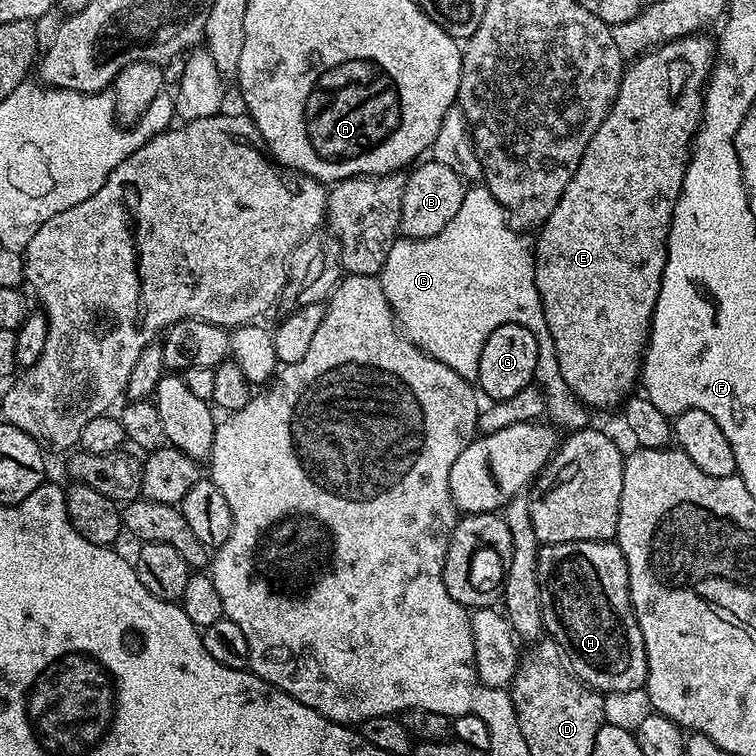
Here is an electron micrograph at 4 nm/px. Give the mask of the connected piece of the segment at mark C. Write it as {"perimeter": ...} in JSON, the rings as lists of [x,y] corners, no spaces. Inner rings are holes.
{"perimeter":[[[472,186],[464,193],[464,201],[462,206],[458,206],[458,214],[454,214],[454,218],[450,218],[450,222],[446,225],[446,230],[442,230],[438,234],[434,234],[425,240],[410,240],[407,238],[397,239],[396,243],[392,245],[392,254],[390,257],[390,272],[392,268],[392,288],[390,284],[390,295],[388,301],[392,307],[392,315],[395,323],[398,325],[401,332],[408,337],[412,343],[417,344],[419,348],[428,356],[434,357],[438,362],[442,362],[446,366],[450,366],[454,370],[454,374],[458,374],[466,381],[472,382],[476,380],[478,374],[478,362],[482,354],[482,346],[486,342],[486,338],[494,330],[498,330],[498,326],[503,324],[517,324],[518,326],[526,326],[534,334],[534,338],[540,347],[538,350],[538,363],[535,366],[535,374],[533,379],[540,387],[541,392],[546,400],[547,417],[554,420],[552,421],[557,427],[569,431],[576,431],[578,429],[586,428],[591,425],[590,420],[591,411],[587,405],[581,403],[566,386],[565,379],[560,376],[560,367],[558,366],[558,354],[554,350],[554,338],[550,334],[550,326],[546,324],[546,314],[542,310],[542,298],[538,294],[538,286],[536,285],[536,261],[534,259],[533,249],[523,240],[521,233],[513,228],[508,223],[508,216],[504,213],[504,208],[494,198],[494,194],[490,194],[487,186]]]}

